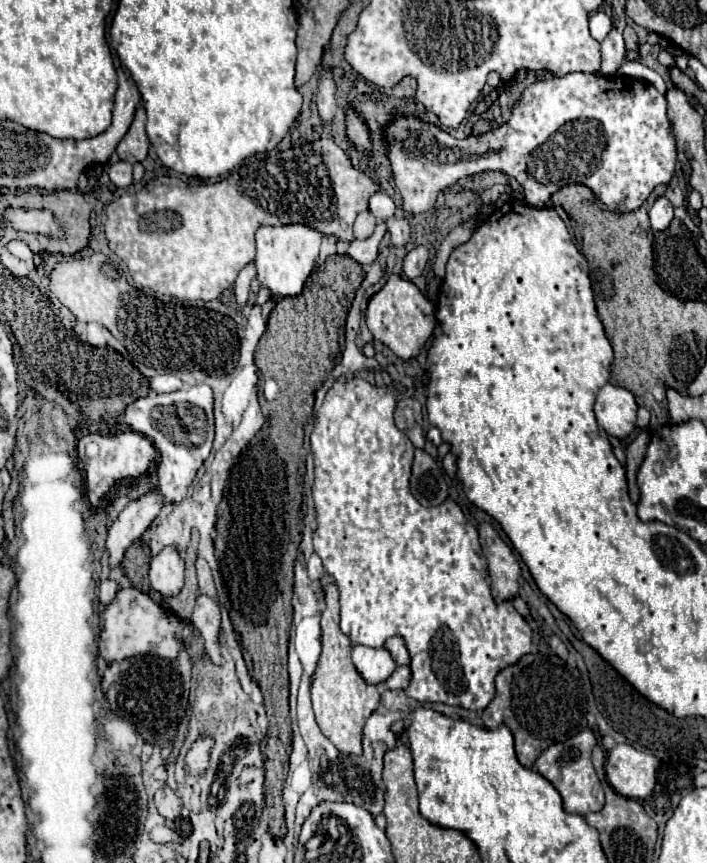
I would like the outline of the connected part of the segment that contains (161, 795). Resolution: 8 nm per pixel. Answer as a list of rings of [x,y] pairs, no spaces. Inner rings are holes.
[[[162,787],[156,791],[154,795],[154,803],[156,809],[160,811],[162,817],[166,817],[168,821],[174,821],[180,815],[180,797],[170,789],[170,787]]]

